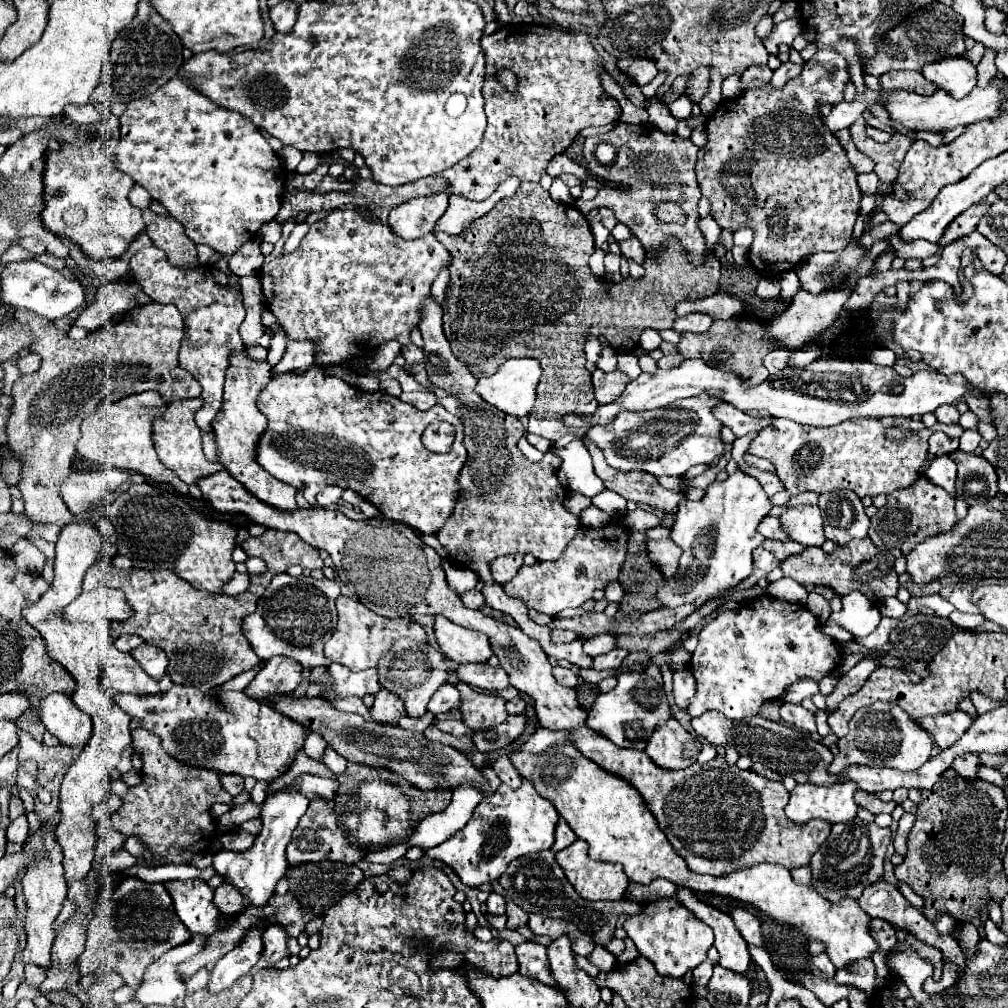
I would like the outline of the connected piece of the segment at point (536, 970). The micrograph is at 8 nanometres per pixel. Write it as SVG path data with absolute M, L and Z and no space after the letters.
M522 942L516 946L516 956L520 964L520 974L538 980L546 986L556 986L556 982L550 976L548 970L548 956L546 956L546 946L540 946L536 942Z

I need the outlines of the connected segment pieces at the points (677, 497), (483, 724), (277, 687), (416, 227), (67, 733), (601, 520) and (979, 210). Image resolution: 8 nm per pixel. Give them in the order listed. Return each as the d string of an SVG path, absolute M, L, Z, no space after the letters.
M584 440L584 444L594 460L596 474L602 478L602 482L608 490L618 492L626 500L644 502L644 504L650 504L650 506L660 508L660 510L670 512L670 514L674 514L678 510L678 502L682 500L680 492L662 488L658 484L656 476L652 476L648 472L628 472L628 474L618 472L606 464L604 454L598 446L594 446L590 440Z
M458 682L456 688L460 690L464 702L460 704L464 722L472 730L486 730L506 720L506 700L500 694L478 692L464 682Z
M276 656L270 658L256 678L246 686L246 694L256 700L264 700L268 694L288 694L302 680L302 666L292 662L292 658Z
M432 194L424 198L412 198L390 210L388 226L396 236L404 240L416 240L428 232L432 232L434 224L448 208L446 194Z
M48 694L40 700L38 718L44 728L60 740L64 746L86 744L92 734L92 720L88 714L80 712L78 706L66 694Z
M590 504L586 510L582 510L580 514L580 524L586 527L602 528L608 525L612 520L612 516L600 508L596 508L594 504Z
M992 192L990 196L986 196L986 200L978 202L976 206L970 206L964 214L956 216L956 220L948 226L948 230L944 230L944 236L940 238L940 246L948 246L950 242L954 242L956 238L962 238L962 236L968 236L976 230L980 218L984 214L988 214L988 206L992 206L992 202L1000 200L1000 196L996 192Z

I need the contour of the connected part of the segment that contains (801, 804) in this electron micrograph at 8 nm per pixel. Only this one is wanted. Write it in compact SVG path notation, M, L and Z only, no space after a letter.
M842 782L834 786L796 784L786 804L786 816L794 824L806 824L808 820L820 818L830 824L850 822L856 816L858 804L854 802L858 786Z

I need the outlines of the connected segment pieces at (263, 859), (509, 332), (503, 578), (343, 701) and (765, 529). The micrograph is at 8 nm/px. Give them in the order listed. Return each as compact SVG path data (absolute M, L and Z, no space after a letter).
M296 790L290 792L280 792L280 794L270 794L264 802L262 808L262 832L256 836L256 842L252 848L248 848L246 852L228 852L222 850L214 856L214 868L216 872L230 882L240 894L244 894L244 898L248 898L248 906L264 906L268 904L268 898L272 898L272 894L276 892L276 884L284 878L286 870L288 870L288 862L286 862L286 844L292 838L292 832L296 830L300 818L304 816L308 808L308 800L298 794Z
M522 182L514 196L500 200L488 214L478 218L464 238L438 234L438 240L454 256L454 262L450 264L450 282L442 302L444 334L452 352L476 378L492 376L508 358L536 358L542 364L544 374L537 386L536 402L530 415L538 419L556 420L564 414L592 414L592 410L598 408L592 396L591 373L585 367L586 334L600 334L612 348L634 352L644 328L672 328L676 318L674 306L682 300L712 296L718 290L720 280L720 260L714 254L706 252L704 262L692 266L692 262L686 262L686 254L680 242L676 244L676 238L672 238L668 246L654 250L656 258L646 260L646 274L638 280L628 278L610 282L596 276L588 264L588 258L594 254L594 236L588 220L572 204L552 200L538 182Z
M508 554L508 556L500 556L490 564L492 576L498 584L504 584L508 580L512 580L518 572L518 568L522 566L522 554Z
M328 698L326 700L336 706L338 710L346 710L346 712L356 712L360 714L362 718L368 718L368 720L374 720L372 714L370 714L370 708L362 702L362 698Z
M766 516L766 518L760 522L758 530L760 530L762 536L766 536L766 538L776 538L776 540L786 540L786 538L788 538L788 534L784 534L784 532L780 530L780 518L776 518L776 516Z

